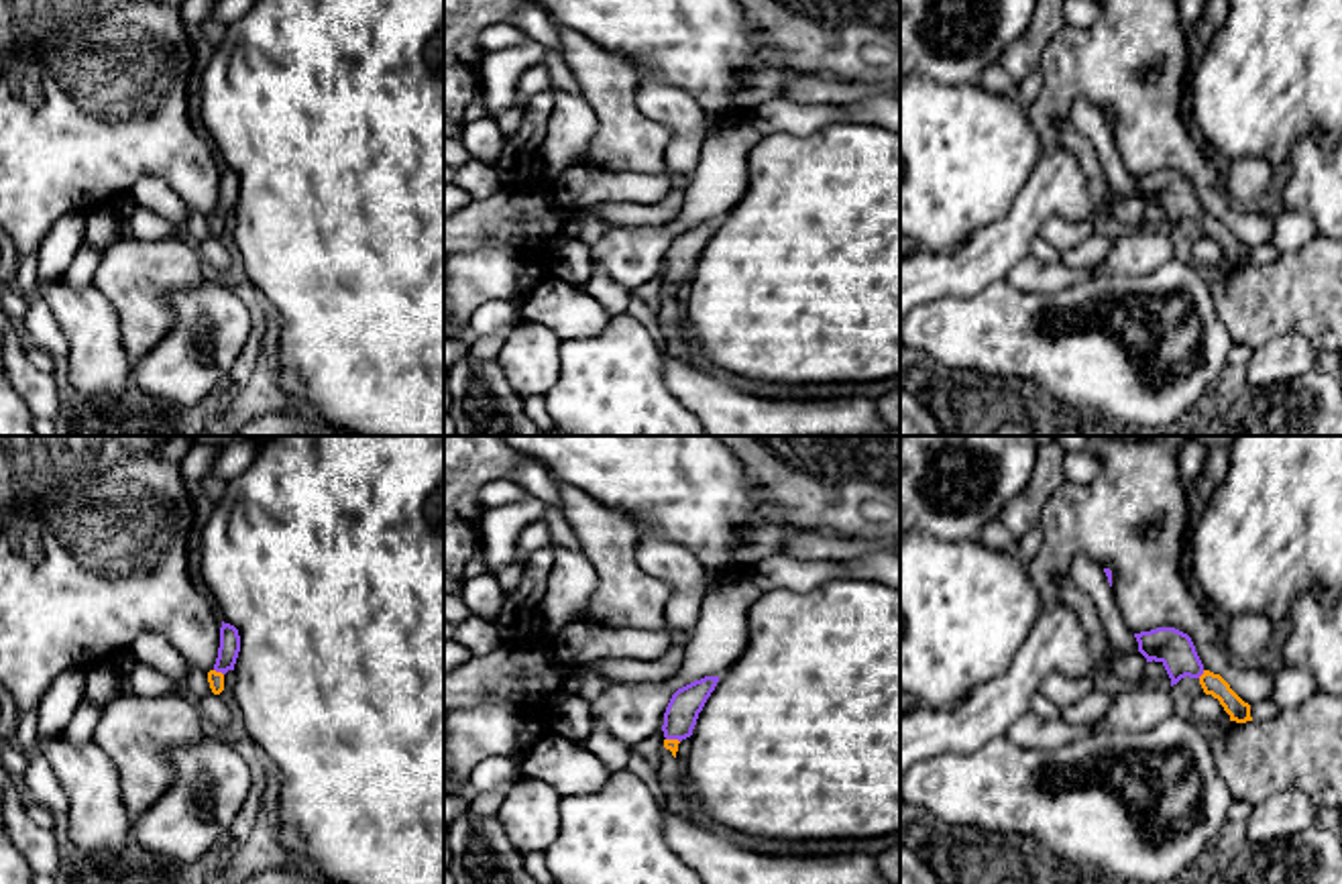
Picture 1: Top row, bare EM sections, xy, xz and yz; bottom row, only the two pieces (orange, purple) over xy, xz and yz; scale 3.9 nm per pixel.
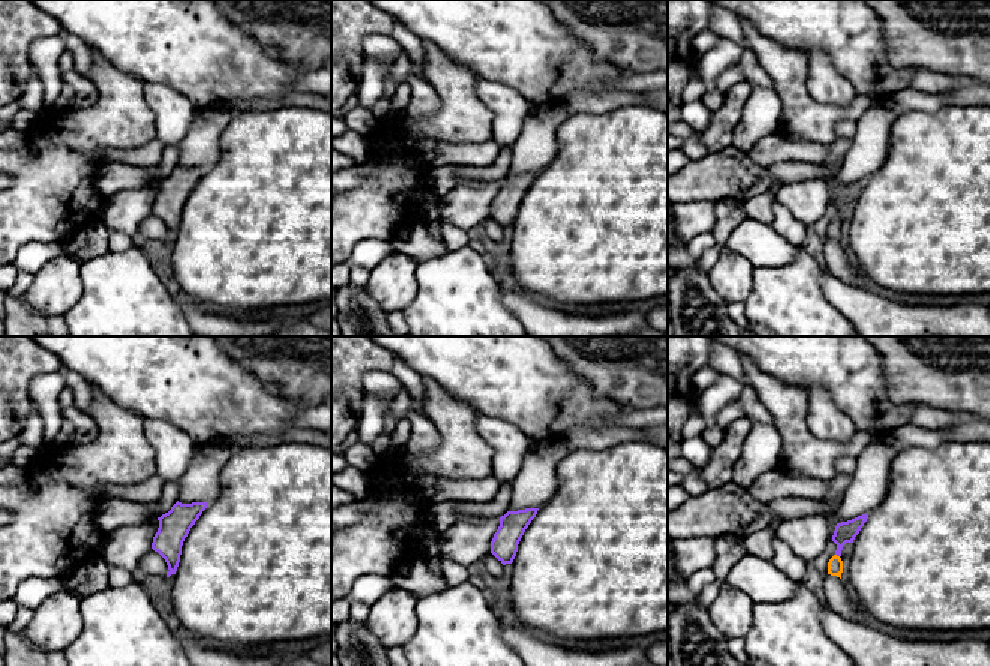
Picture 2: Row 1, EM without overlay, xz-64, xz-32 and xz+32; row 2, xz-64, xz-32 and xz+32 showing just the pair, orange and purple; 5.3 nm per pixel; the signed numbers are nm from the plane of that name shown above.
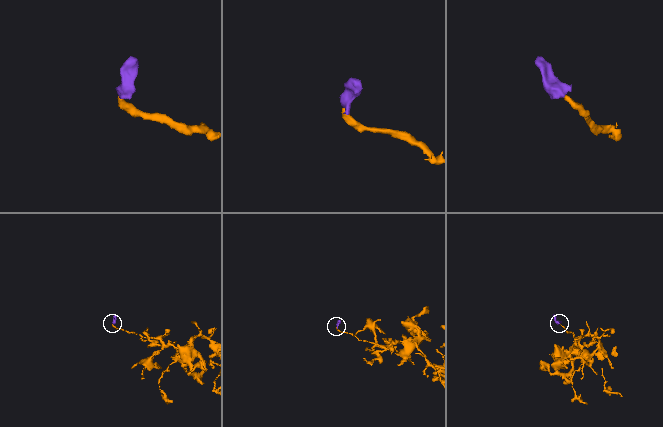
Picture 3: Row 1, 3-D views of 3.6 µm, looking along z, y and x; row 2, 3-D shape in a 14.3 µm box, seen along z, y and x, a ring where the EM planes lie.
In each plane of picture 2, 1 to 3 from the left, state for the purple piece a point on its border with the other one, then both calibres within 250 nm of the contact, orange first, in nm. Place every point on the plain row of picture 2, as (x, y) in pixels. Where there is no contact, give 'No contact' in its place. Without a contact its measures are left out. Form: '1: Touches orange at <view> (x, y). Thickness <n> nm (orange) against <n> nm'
1: No contact
2: No contact
3: Touches orange at xz+32 (836, 219). Thickness 80 nm (orange) against 110 nm

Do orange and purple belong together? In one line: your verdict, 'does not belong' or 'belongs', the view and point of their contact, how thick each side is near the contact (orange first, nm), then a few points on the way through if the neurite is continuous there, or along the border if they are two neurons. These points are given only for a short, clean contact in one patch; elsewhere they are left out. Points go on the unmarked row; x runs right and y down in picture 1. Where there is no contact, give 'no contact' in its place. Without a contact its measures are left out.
belongs; contact xy (218, 216); calibres 60 and 80 nm; way xy (216, 223), (218, 216), (229, 192)

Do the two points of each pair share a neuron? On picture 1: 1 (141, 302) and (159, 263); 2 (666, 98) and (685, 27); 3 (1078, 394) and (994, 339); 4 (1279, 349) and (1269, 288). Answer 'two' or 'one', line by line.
1: one
2: two
3: one
4: two

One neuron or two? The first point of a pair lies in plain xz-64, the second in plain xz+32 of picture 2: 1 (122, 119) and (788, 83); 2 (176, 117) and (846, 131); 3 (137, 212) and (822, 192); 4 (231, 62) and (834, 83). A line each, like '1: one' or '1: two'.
1: one
2: one
3: one
4: two

